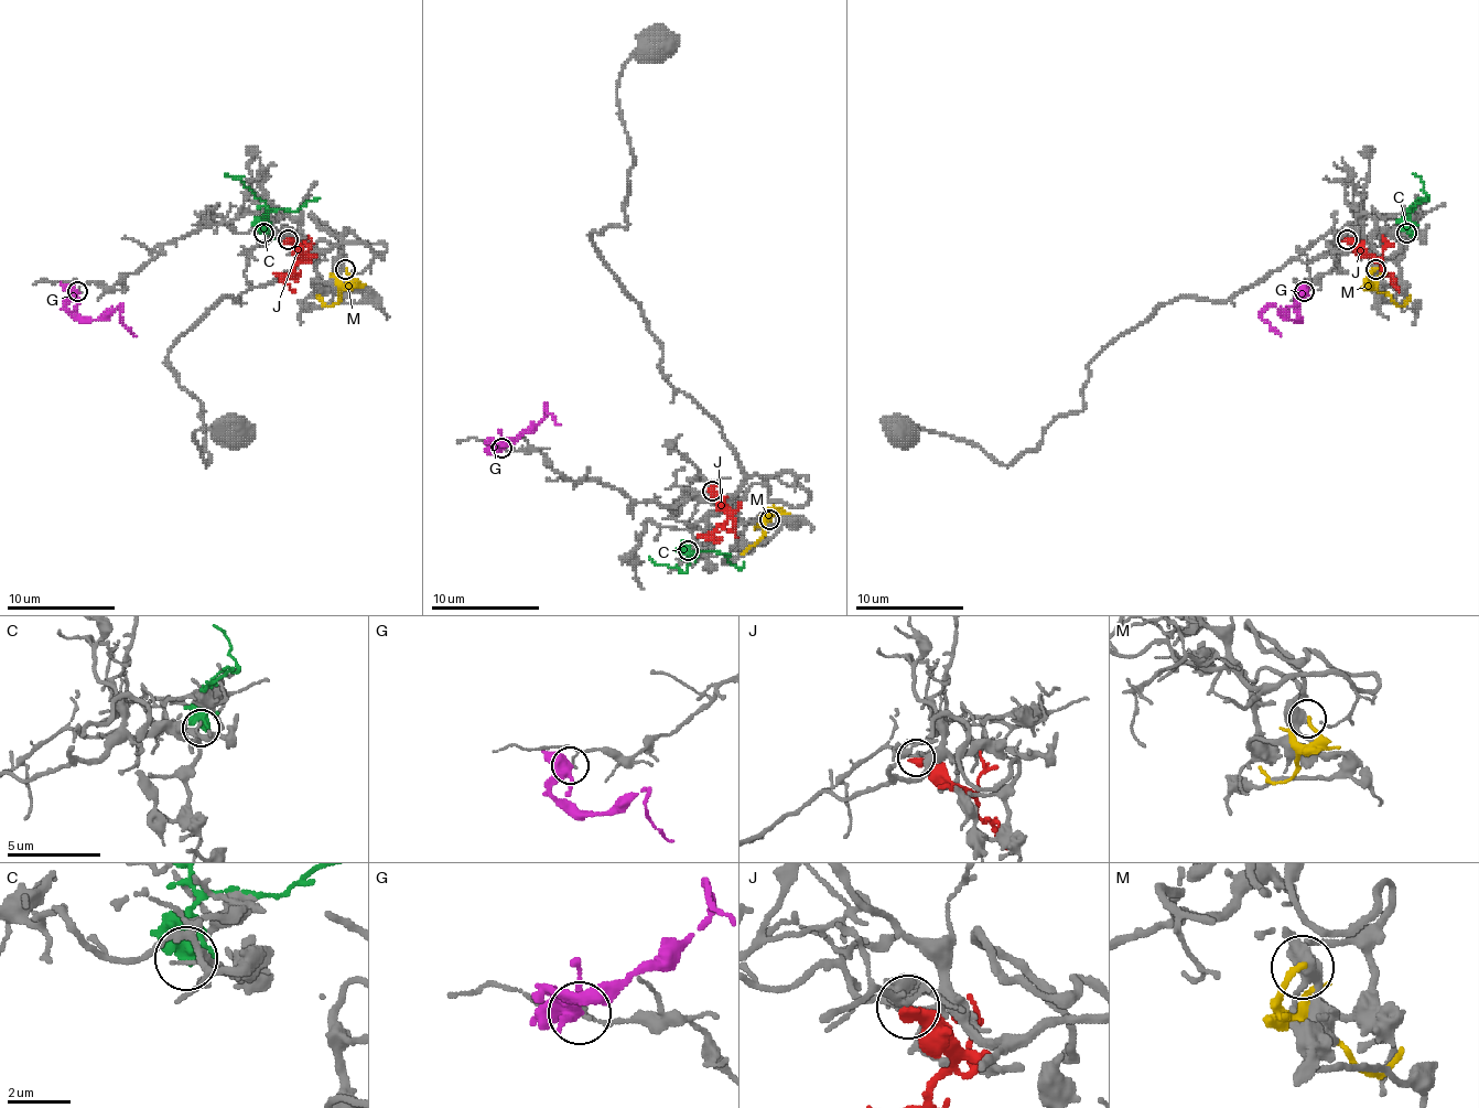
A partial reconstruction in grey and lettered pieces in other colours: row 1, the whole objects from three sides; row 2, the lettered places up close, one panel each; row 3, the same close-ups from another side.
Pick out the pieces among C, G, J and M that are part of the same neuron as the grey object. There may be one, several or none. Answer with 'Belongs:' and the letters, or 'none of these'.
Belongs: none of these

